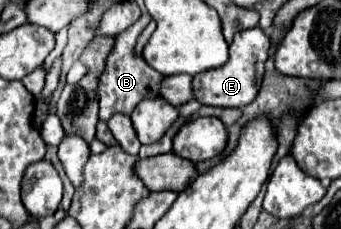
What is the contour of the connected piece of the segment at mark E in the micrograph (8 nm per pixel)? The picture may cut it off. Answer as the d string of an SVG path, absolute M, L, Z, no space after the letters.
M245 29L239 31L229 45L229 59L225 65L217 69L209 69L203 73L197 73L193 77L193 95L201 105L213 105L213 107L245 107L251 103L261 87L263 69L267 61L267 51L271 47L269 37L259 29Z

